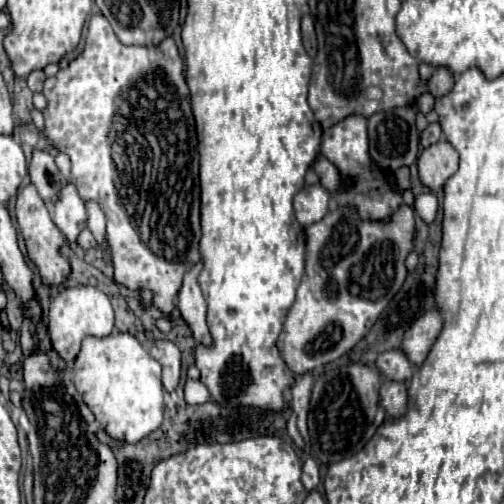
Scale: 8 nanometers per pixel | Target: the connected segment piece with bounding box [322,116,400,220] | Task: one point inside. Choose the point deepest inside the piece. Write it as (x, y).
(345, 144)

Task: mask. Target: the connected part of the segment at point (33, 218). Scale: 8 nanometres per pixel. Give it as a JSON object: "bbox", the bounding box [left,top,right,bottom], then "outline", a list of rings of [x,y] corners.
{"bbox":[16,184,70,286],"outline":[[[28,184],[18,194],[16,220],[18,220],[18,228],[20,228],[20,234],[22,234],[24,244],[26,244],[28,258],[36,266],[42,282],[48,284],[48,286],[54,286],[54,284],[58,286],[58,284],[66,282],[66,278],[70,276],[70,262],[68,262],[66,256],[60,254],[60,248],[64,246],[64,234],[60,234],[58,226],[52,222],[44,200],[40,198],[40,194],[36,192],[36,188],[32,184]]]}

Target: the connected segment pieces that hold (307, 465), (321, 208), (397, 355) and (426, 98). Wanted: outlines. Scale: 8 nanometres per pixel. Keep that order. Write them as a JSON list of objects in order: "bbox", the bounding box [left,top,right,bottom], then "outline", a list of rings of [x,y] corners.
[{"bbox":[302,460,320,490],"outline":[[[306,460],[302,466],[302,484],[306,490],[314,490],[320,482],[320,472],[316,460]]]},{"bbox":[294,186,330,228],"outline":[[[306,186],[304,190],[300,190],[294,198],[294,210],[298,222],[304,228],[308,228],[310,224],[322,220],[324,214],[328,212],[328,200],[330,192],[324,186]]]},{"bbox":[376,350,414,380],"outline":[[[400,350],[382,352],[376,360],[376,368],[382,372],[384,378],[390,378],[390,380],[408,380],[414,374],[412,362]]]},{"bbox":[416,92,434,114],"outline":[[[430,92],[420,94],[420,98],[416,98],[416,108],[418,108],[422,114],[428,114],[428,112],[434,108],[434,96],[432,96]]]}]

